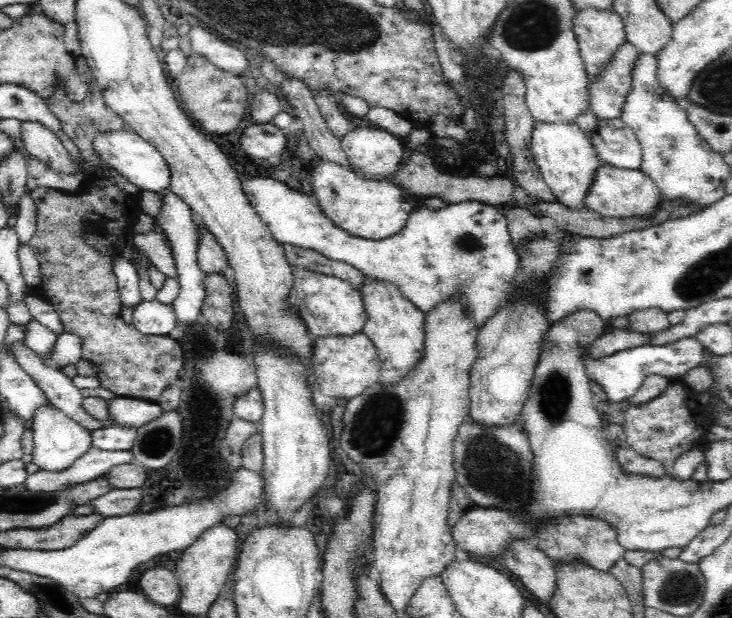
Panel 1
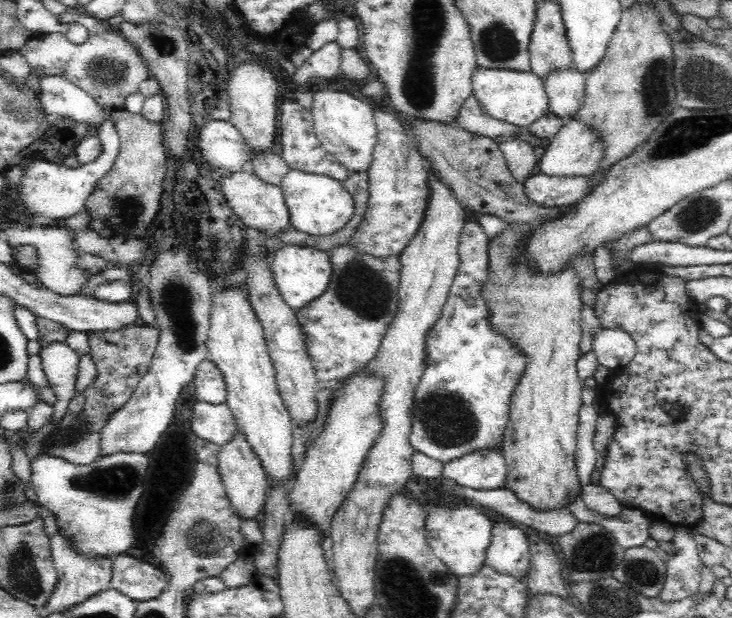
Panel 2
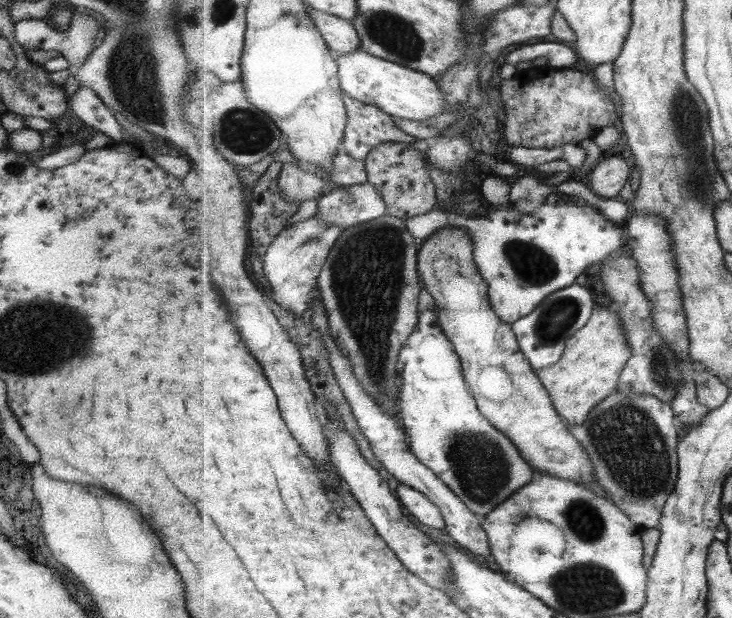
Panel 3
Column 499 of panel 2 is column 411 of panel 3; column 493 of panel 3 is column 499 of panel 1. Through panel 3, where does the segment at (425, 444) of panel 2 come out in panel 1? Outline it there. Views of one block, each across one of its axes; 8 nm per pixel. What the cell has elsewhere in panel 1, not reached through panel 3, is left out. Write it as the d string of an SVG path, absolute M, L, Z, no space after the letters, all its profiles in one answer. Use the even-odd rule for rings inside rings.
M470 415L465 416L458 426L458 432L453 440L453 467L456 471L455 482L458 483L472 502L484 509L498 510L516 515L528 531L532 531L532 538L540 550L546 553L551 561L560 560L561 557L580 556L588 564L609 572L609 568L616 560L620 560L627 551L619 543L616 529L598 516L590 513L565 513L562 516L531 516L528 513L531 506L531 494L534 491L534 476L532 476L532 461L534 458L527 429L524 426L522 415L516 416L508 424L486 425Z

